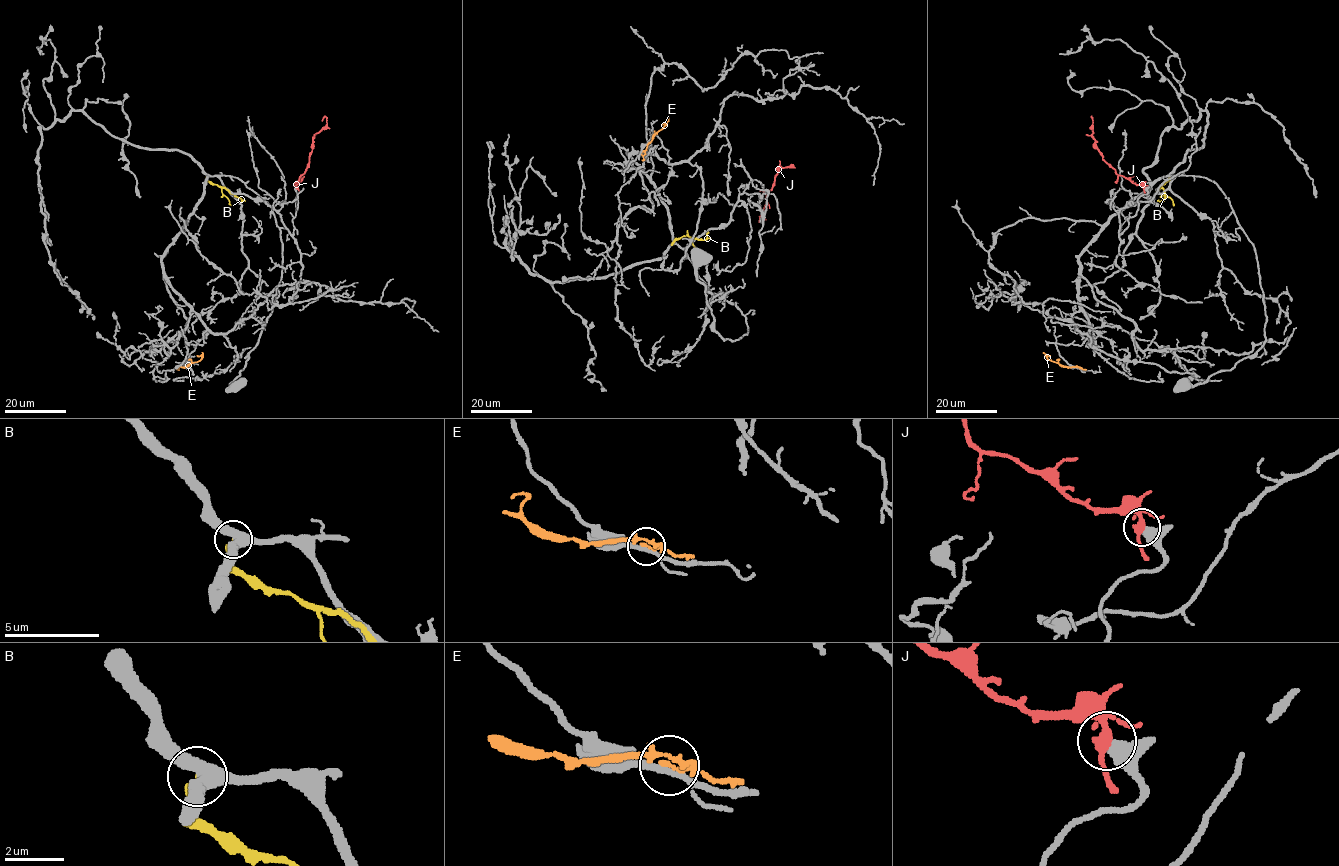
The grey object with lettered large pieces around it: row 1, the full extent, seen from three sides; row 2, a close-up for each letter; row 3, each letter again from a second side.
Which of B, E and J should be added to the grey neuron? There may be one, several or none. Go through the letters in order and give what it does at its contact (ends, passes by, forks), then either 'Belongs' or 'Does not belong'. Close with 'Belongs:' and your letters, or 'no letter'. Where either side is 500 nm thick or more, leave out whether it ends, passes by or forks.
B: It ends there. Does not belong
E: It ends there. Does not belong
J: Does not belong
Belongs: no letter

